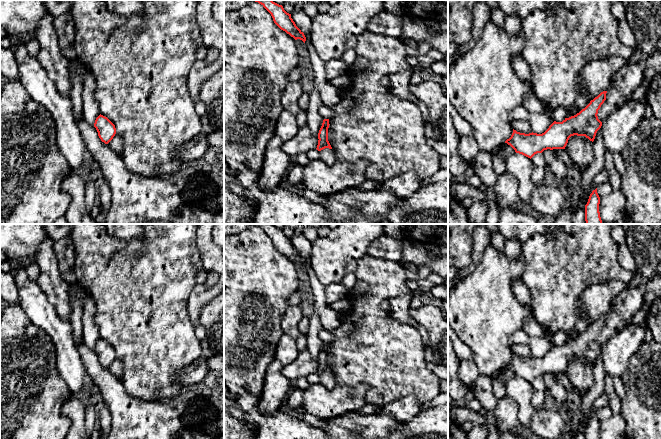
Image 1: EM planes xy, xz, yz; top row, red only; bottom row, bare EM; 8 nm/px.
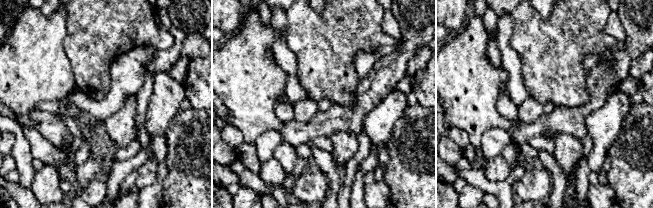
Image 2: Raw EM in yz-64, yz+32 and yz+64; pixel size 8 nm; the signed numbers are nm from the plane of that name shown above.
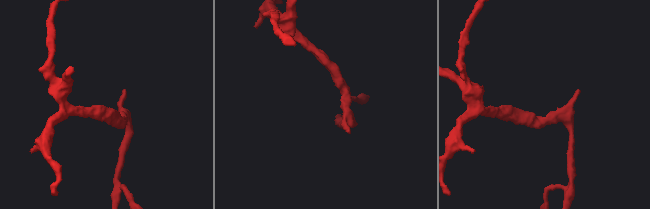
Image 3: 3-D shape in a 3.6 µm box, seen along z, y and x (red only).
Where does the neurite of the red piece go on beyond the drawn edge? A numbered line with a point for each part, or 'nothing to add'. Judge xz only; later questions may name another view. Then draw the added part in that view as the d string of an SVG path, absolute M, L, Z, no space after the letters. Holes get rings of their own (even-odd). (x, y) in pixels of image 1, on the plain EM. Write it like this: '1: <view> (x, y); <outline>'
1: xz (327, 379); M325 372L320 375L320 383L327 389L332 390L336 386L335 378L332 373Z

